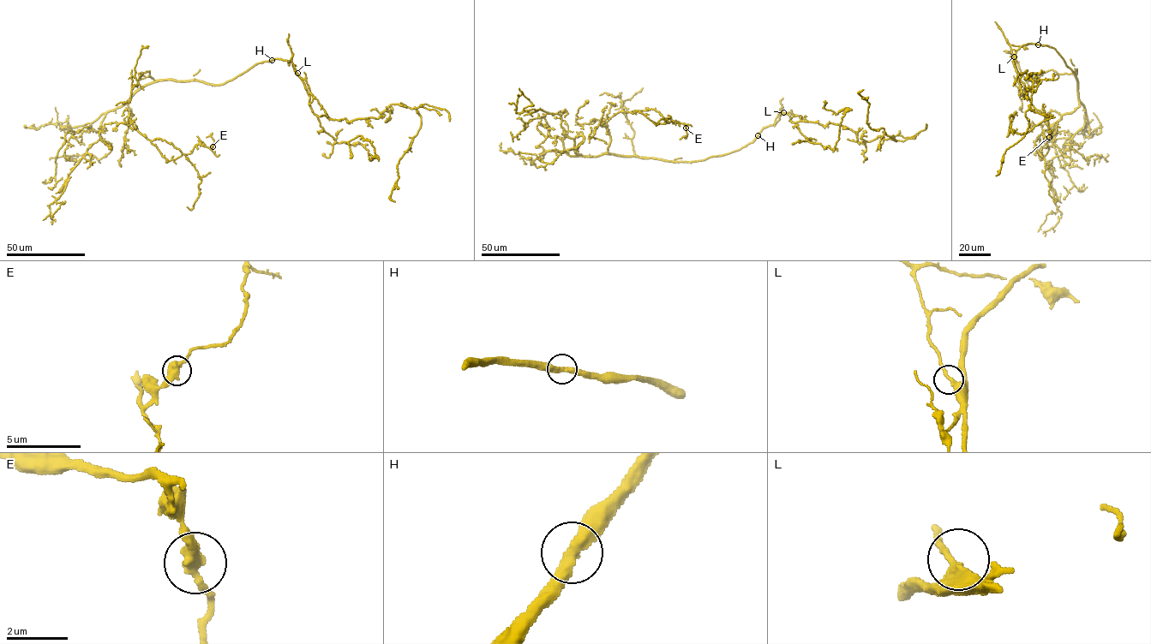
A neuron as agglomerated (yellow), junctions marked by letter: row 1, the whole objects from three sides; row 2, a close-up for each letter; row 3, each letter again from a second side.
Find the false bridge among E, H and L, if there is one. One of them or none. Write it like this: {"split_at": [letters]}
{"split_at": []}

